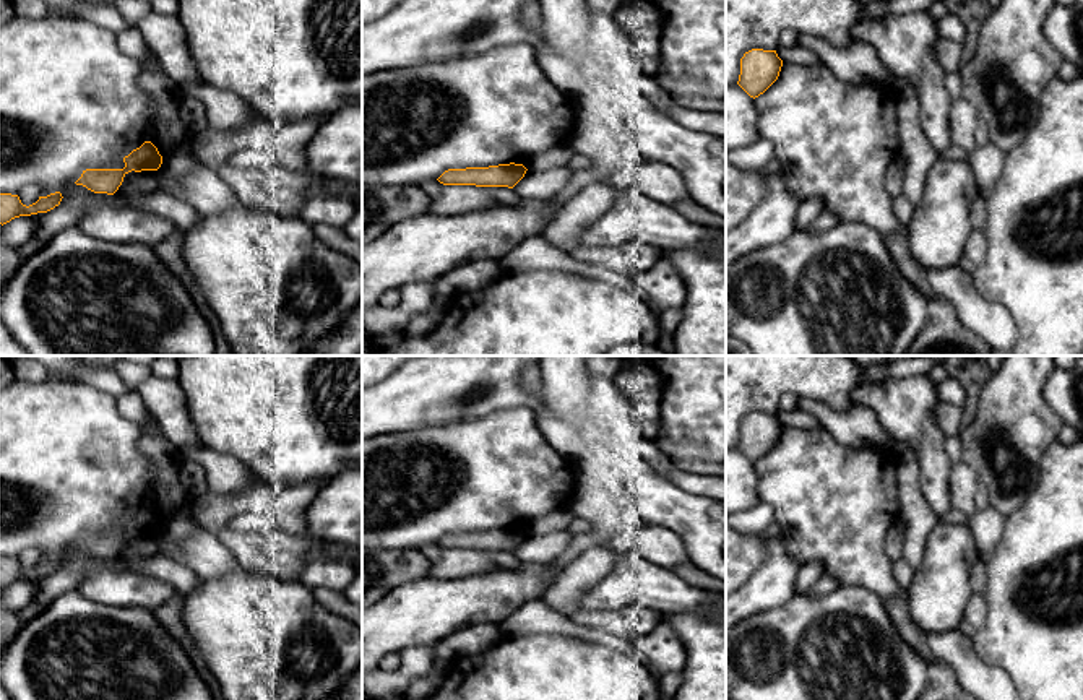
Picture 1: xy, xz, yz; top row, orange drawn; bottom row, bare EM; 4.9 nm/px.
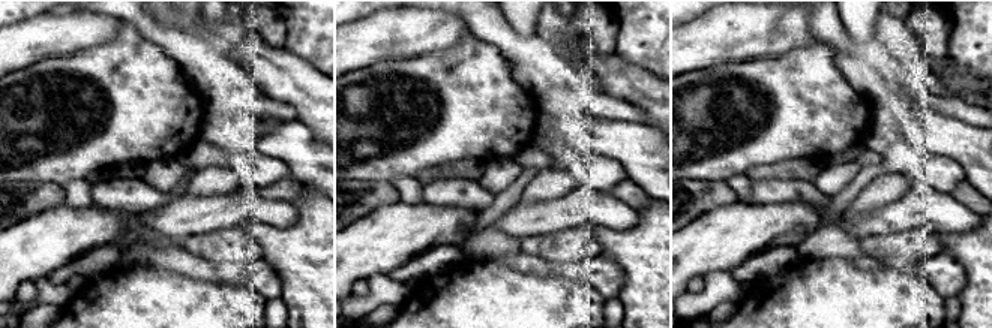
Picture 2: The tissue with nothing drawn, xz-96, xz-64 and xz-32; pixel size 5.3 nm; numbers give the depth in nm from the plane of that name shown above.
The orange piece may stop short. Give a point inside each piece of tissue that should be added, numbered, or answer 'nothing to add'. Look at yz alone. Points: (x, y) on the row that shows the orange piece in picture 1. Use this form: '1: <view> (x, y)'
nothing to add

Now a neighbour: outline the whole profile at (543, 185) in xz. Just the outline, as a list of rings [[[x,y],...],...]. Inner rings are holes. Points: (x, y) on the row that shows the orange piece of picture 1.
[[[568,166],[549,171],[526,171],[513,190],[524,200],[547,201],[568,184],[573,174],[575,171]]]

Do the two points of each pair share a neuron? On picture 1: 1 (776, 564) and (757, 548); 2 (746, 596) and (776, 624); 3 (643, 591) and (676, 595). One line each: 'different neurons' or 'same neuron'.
1: different neurons
2: different neurons
3: same neuron

